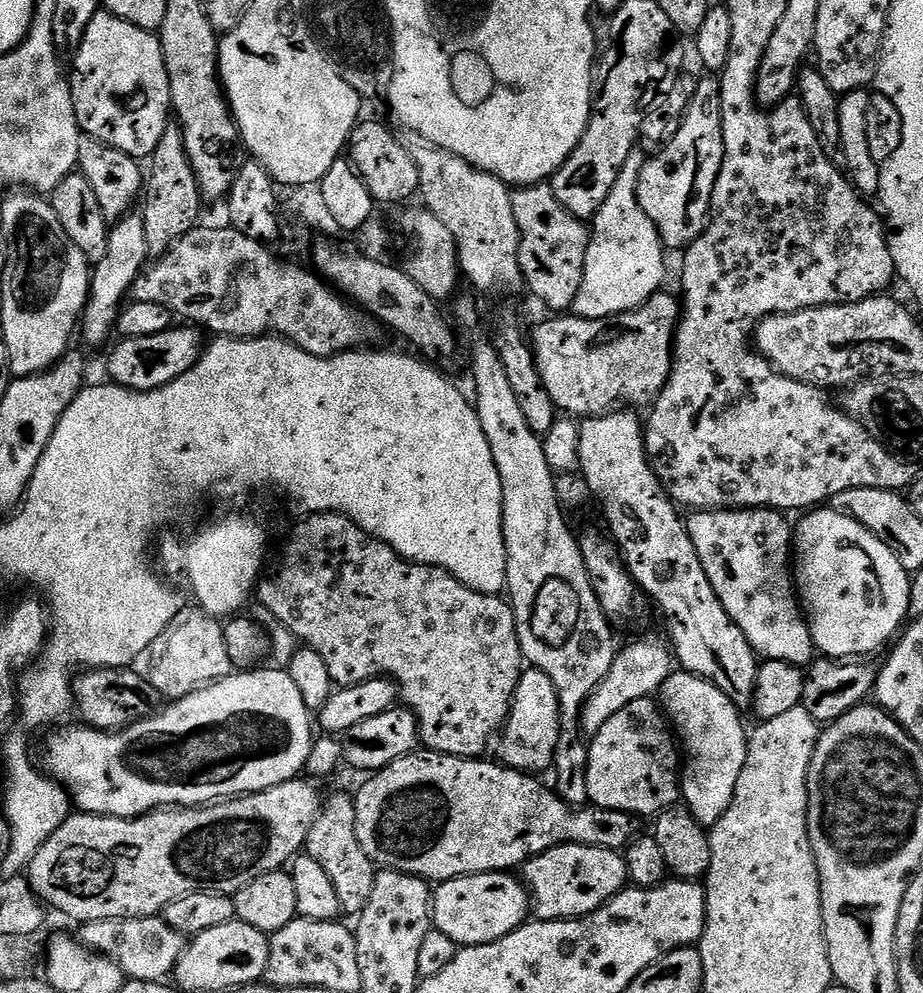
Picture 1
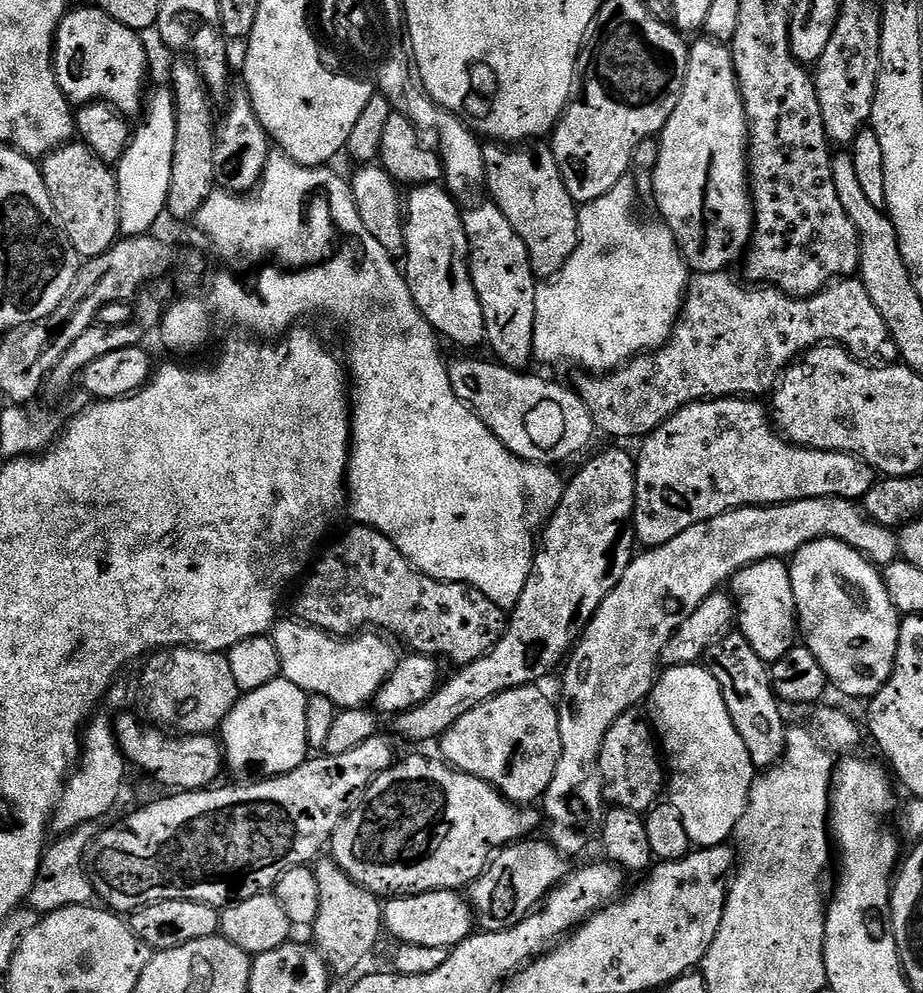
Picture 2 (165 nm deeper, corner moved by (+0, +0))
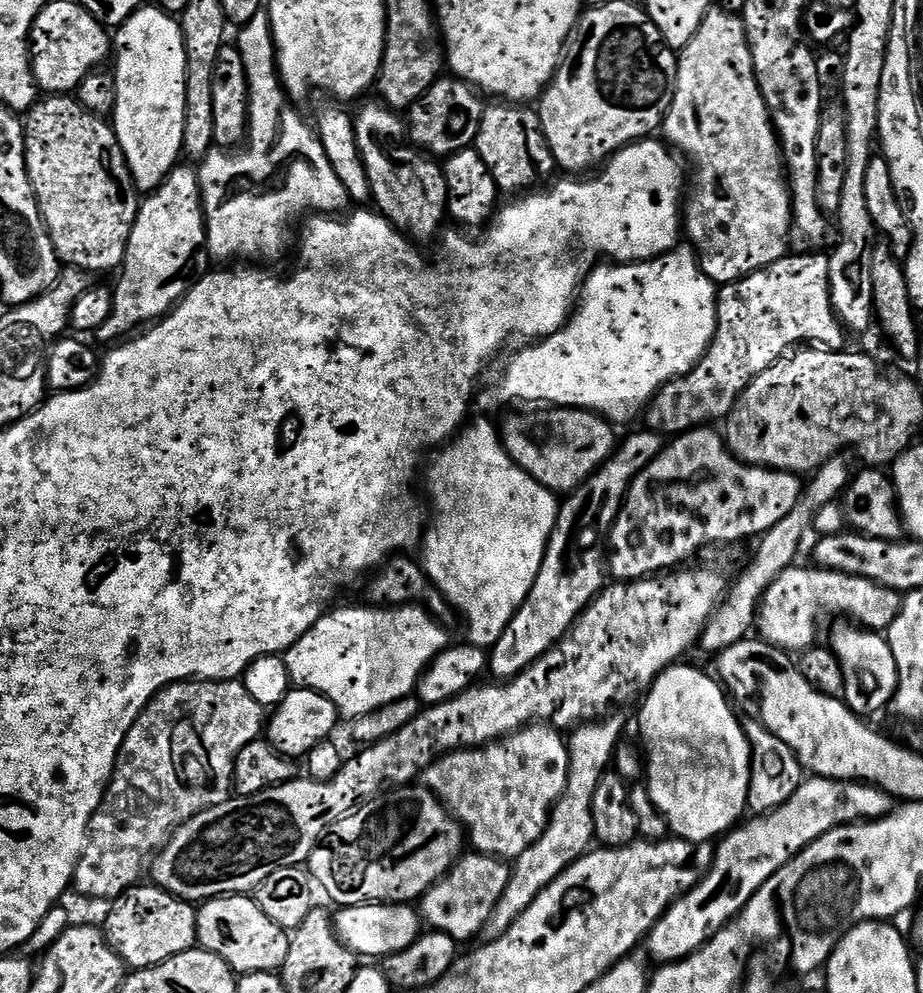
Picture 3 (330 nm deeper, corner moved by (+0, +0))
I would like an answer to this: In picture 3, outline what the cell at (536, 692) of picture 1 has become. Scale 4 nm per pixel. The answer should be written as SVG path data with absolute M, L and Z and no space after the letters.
M537 722L495 744L437 758L422 780L460 821L475 851L512 862L542 838L552 817L552 805L564 795L567 777L565 737L547 723Z

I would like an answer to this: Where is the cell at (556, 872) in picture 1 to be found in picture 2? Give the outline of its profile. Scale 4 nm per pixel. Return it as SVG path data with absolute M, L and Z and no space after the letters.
M525 838L501 848L488 862L480 878L470 885L474 920L483 931L501 932L518 926L570 871L569 861L547 839Z

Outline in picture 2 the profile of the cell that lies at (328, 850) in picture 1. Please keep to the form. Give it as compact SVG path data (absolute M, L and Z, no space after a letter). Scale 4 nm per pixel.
M331 858L317 859L314 871L318 882L318 918L310 926L314 946L324 955L324 961L335 975L336 972L340 976L359 973L364 959L375 950L380 932L382 936L385 931L381 897L354 882L354 878Z

